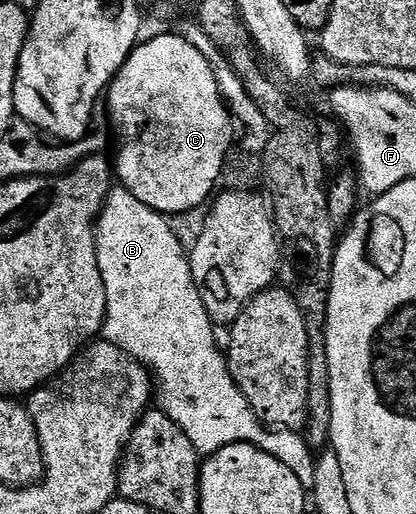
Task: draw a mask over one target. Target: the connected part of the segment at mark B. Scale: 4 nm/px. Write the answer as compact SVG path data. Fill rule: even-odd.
M113 188L104 200L104 210L96 222L96 250L98 267L106 287L106 315L102 330L103 340L111 341L125 349L136 360L148 366L153 378L158 382L158 393L164 396L162 408L173 417L184 433L194 443L197 453L211 455L222 447L246 441L267 450L298 475L306 487L314 483L317 458L313 446L292 427L269 427L262 423L248 394L230 368L229 358L222 345L216 342L214 322L208 313L205 294L192 274L189 250L184 249L178 234L165 214L152 209L142 199L138 199L129 189Z

